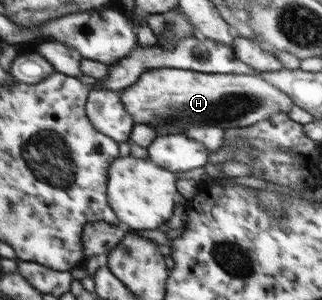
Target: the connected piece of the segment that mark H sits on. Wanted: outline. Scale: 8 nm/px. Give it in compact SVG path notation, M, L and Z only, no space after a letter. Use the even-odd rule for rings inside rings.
M160 68L145 71L128 88L120 92L121 104L127 108L135 124L152 126L159 137L167 134L184 134L184 129L190 124L207 124L221 129L244 128L269 119L277 112L289 113L293 99L275 87L269 80L259 75L245 74L211 74L180 68Z

